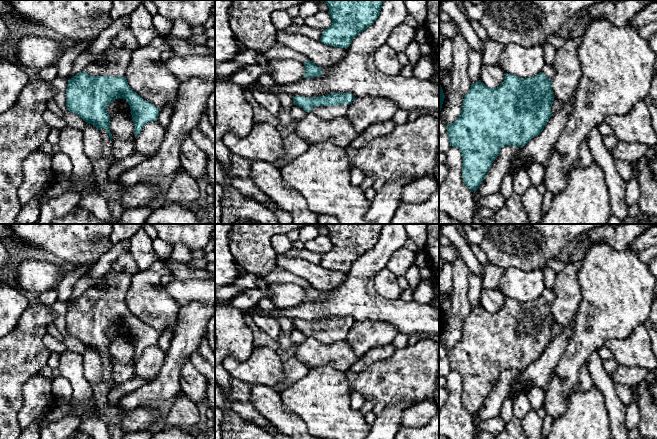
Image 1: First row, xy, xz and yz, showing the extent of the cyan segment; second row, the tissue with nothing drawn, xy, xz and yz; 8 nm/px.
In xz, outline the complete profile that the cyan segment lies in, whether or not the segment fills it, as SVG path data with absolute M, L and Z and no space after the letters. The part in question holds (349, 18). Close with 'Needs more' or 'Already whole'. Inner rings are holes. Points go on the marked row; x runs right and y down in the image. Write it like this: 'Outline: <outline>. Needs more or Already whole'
Outline: M324 0L332 25L322 31L320 42L347 49L352 40L378 18L383 0Z. Already whole

